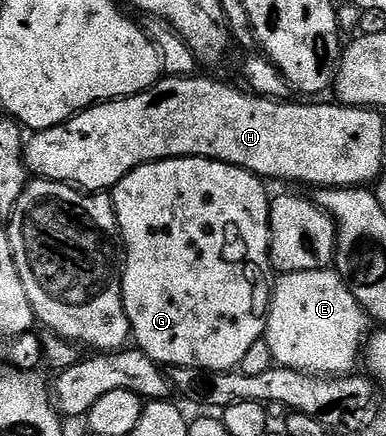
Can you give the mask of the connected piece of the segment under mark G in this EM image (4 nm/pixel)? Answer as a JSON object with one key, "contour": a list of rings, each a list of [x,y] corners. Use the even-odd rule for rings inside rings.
{"contour":[[[196,158],[144,163],[112,188],[123,244],[120,276],[124,313],[129,319],[132,342],[159,365],[205,371],[201,373],[229,373],[240,368],[251,345],[262,342],[271,298],[268,257],[271,195],[264,186],[247,169]]]}

